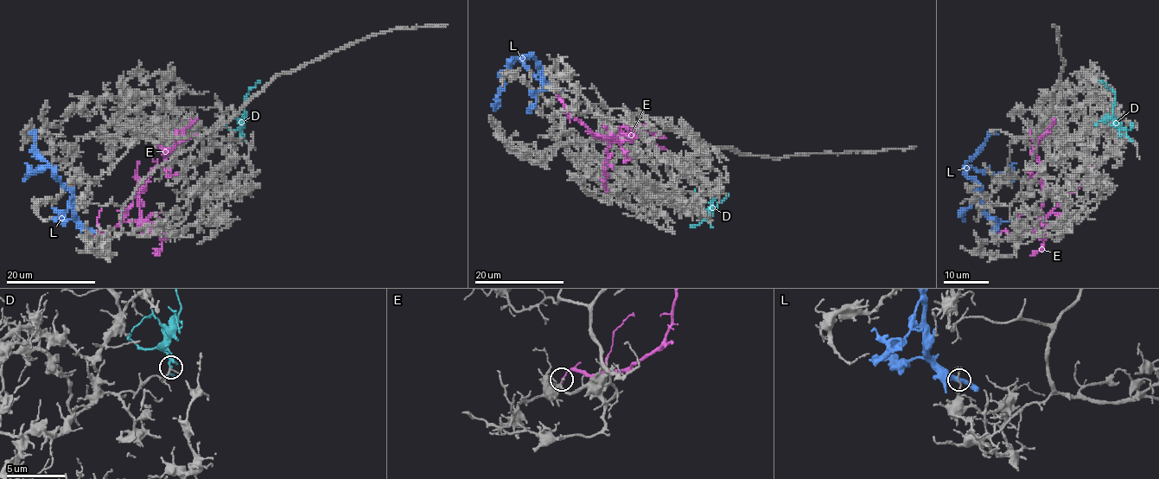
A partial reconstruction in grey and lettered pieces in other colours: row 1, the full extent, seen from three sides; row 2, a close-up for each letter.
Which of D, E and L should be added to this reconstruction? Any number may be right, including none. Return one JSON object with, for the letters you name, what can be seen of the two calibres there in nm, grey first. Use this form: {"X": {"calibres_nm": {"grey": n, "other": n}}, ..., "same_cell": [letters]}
{"D": {"calibres_nm": {"grey": 170, "other": 190}}, "same_cell": ["D"]}

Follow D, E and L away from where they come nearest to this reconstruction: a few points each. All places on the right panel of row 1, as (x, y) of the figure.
D: (1126, 137), (1126, 131), (1112, 113), (1114, 94), (1099, 81)
E: (999, 234), (1003, 231), (1021, 232), (1040, 219), (1044, 194), (1042, 169), (1036, 155), (1036, 146), (1053, 118)
L: (995, 227), (995, 222), (984, 211), (980, 188), (964, 167), (999, 174), (1004, 173), (1015, 162)

